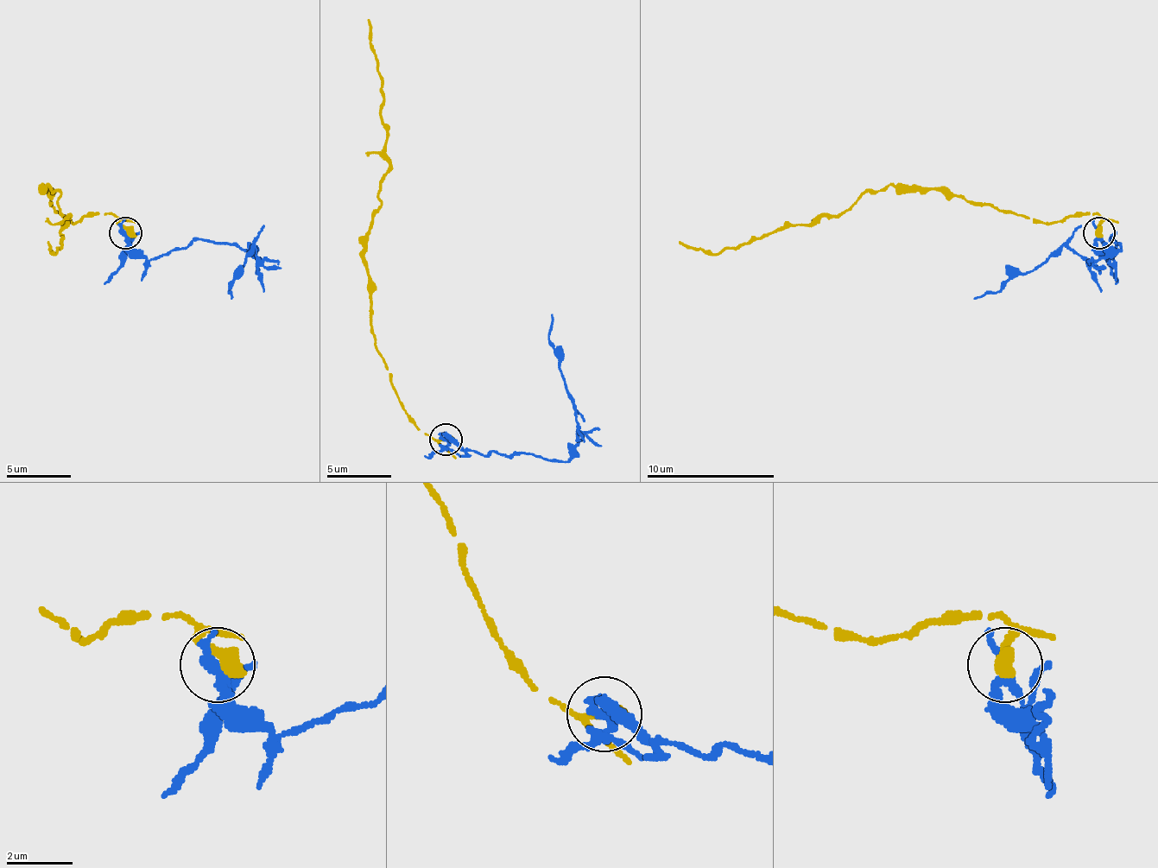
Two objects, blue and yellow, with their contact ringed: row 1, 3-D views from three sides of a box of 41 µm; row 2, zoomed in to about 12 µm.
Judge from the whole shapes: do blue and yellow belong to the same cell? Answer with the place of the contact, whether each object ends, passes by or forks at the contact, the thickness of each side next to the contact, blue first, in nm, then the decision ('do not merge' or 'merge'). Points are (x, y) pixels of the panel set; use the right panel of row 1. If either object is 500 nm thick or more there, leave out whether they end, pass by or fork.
place (1098, 232); blue forks; yellow ends; calibres 240 and 480 nm; do not merge

